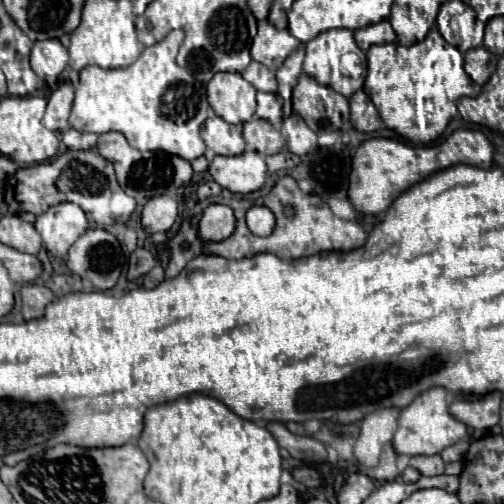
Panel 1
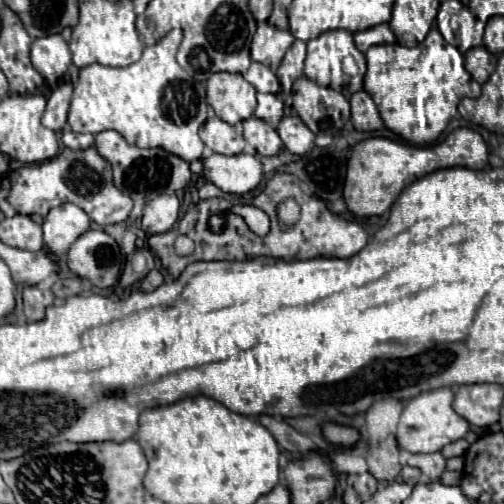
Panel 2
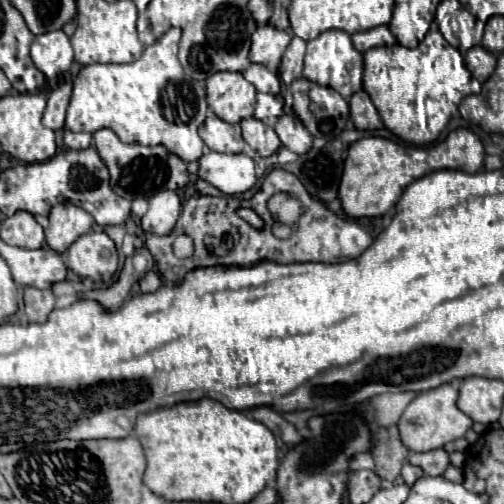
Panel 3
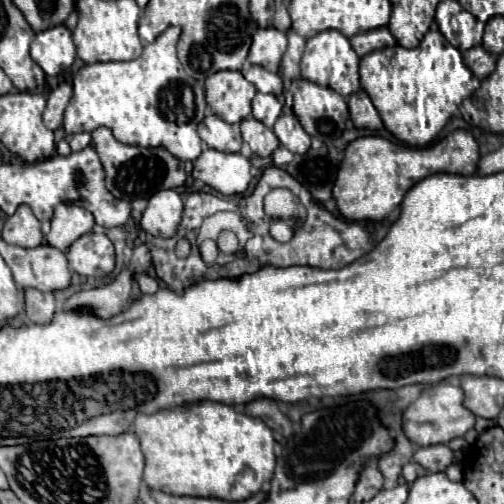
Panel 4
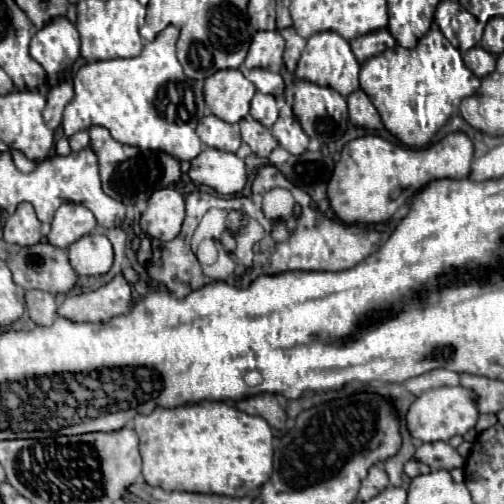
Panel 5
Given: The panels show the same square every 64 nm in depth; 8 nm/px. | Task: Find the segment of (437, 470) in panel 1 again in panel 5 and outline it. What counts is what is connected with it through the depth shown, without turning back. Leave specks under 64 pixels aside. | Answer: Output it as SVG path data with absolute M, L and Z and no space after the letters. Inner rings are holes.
M442 440L420 444L414 458L428 464L432 470L454 470L454 468L462 468L466 462L456 452L456 448L452 448L448 442Z

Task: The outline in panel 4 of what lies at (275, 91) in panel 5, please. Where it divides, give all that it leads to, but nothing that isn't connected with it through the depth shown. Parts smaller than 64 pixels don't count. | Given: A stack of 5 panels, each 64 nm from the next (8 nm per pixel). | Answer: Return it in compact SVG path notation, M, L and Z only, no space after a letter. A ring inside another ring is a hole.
M250 66L244 76L246 76L248 82L252 82L256 86L258 92L268 92L268 94L274 94L274 96L282 94L282 78L278 74L268 72L266 68Z

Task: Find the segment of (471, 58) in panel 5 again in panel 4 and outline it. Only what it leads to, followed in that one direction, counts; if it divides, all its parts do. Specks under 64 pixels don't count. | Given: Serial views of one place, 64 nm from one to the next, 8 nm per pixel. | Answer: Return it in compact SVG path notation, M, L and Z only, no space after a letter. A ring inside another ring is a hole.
M482 46L470 48L464 54L464 62L468 64L468 68L472 70L472 74L480 80L484 80L488 74L494 72L496 68L496 56L492 56L490 52L486 52Z

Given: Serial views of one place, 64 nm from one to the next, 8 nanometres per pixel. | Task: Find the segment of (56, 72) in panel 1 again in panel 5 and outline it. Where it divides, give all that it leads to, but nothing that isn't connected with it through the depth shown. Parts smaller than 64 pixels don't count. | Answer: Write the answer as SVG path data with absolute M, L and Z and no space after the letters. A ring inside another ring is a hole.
M66 16L50 20L34 34L30 42L30 56L40 62L48 74L70 68L80 56L80 36L76 26Z

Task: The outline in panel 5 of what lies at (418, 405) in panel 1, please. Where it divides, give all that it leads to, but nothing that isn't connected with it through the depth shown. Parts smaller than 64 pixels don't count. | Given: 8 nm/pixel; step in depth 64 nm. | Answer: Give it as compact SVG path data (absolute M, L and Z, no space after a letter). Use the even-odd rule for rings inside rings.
M442 386L442 388L434 388L434 390L420 394L412 402L412 406L406 414L406 424L408 424L412 438L418 442L436 442L436 440L450 440L456 434L464 436L470 428L474 428L474 424L480 416L476 398L478 396L464 386L454 386L454 388Z

